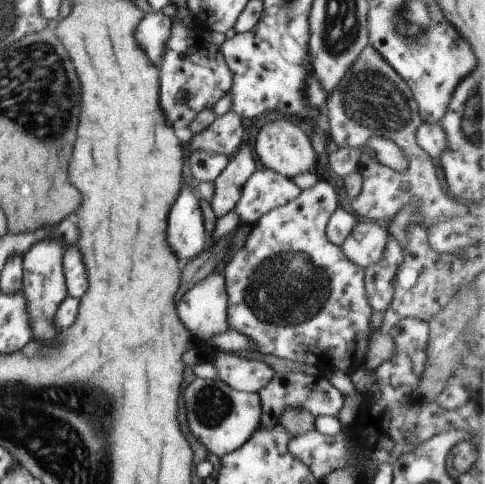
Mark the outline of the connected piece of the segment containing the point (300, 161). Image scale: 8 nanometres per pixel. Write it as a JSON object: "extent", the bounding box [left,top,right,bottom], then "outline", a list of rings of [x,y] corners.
{"extent":[254,120,318,178],"outline":[[[276,120],[264,124],[254,142],[254,150],[264,168],[274,170],[286,178],[294,178],[300,174],[316,173],[318,156],[312,148],[308,134],[290,120]]]}

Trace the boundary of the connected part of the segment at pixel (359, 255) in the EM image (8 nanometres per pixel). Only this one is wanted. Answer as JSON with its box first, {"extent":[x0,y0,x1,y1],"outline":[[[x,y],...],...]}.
{"extent":[341,220,390,269],"outline":[[[361,220],[342,242],[341,249],[346,258],[365,269],[382,260],[388,240],[390,234],[384,224]]]}

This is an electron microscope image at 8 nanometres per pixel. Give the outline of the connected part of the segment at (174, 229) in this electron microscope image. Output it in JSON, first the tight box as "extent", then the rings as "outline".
{"extent":[168,184,207,264],"outline":[[[182,184],[182,190],[170,210],[168,238],[184,264],[196,258],[207,246],[200,200],[188,184]]]}

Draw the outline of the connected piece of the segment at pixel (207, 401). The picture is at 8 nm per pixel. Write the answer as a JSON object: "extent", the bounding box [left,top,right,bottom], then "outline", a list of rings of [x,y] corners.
{"extent":[182,378,263,456],"outline":[[[194,378],[190,386],[182,394],[184,398],[184,410],[186,410],[186,422],[190,426],[190,432],[194,434],[200,444],[216,454],[226,456],[230,452],[244,446],[250,436],[261,427],[263,404],[260,404],[259,393],[247,393],[234,390],[220,379],[214,380]]]}

